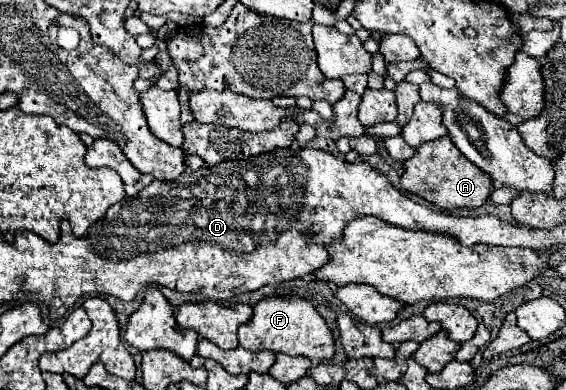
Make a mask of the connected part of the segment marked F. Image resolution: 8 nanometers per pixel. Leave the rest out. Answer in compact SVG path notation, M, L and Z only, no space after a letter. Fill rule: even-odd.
M264 298L254 306L254 316L248 324L242 324L238 330L238 342L250 352L284 352L290 356L306 356L312 360L332 360L334 356L334 338L324 318L316 308L302 298Z

